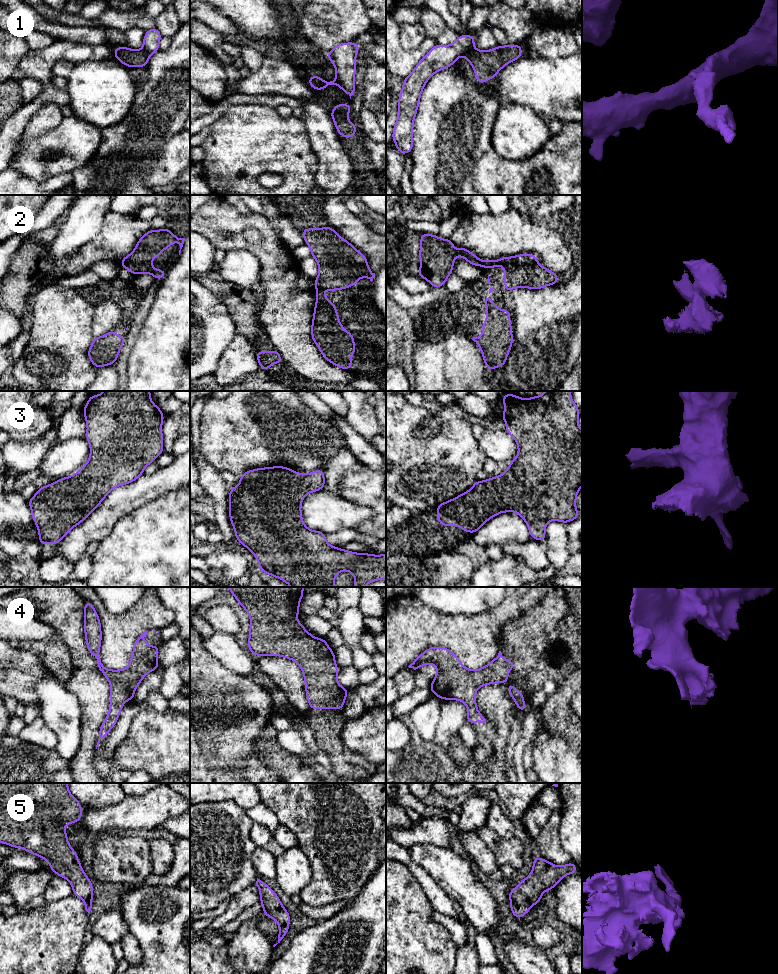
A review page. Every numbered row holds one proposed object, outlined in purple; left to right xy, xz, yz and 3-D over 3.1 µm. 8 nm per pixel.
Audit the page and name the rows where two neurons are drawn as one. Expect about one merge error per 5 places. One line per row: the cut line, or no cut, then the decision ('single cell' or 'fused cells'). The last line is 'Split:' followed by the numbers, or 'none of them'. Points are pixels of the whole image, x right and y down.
1: cut in yz along (474, 49), (464, 54); fused cells
2: no cut; single cell
3: no cut; single cell
4: no cut; single cell
5: no cut; single cell
Split: 1

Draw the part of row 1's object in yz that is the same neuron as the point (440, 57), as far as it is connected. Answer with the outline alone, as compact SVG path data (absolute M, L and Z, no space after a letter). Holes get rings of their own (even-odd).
M459 35L452 45L436 44L419 61L411 74L403 79L403 86L398 98L398 117L393 127L392 140L396 150L402 155L413 149L413 126L417 114L421 93L430 77L445 68L471 50L474 50L473 35Z

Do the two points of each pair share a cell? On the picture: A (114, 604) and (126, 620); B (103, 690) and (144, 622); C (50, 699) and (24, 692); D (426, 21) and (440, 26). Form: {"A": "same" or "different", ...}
{"A": "different", "B": "different", "C": "different", "D": "same"}

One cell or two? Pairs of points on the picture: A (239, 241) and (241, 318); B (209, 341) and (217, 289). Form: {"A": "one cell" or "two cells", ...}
{"A": "two cells", "B": "two cells"}

